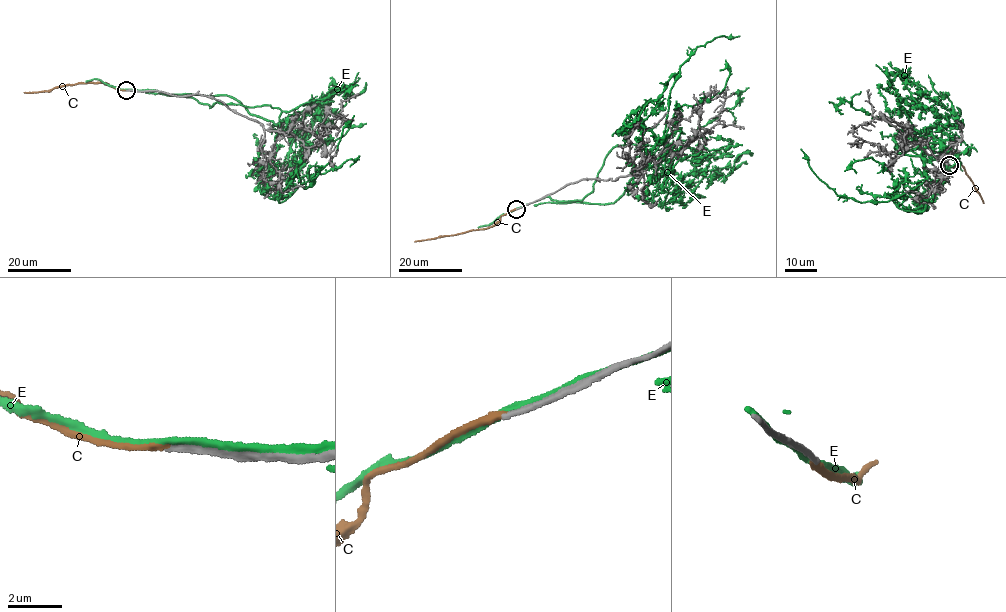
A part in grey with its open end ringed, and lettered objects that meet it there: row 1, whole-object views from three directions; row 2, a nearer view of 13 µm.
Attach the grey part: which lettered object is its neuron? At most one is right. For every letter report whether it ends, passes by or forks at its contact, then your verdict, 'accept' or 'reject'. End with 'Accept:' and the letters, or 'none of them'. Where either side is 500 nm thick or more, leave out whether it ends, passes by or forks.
C: it ends there; accept
E: it passes by; reject
Accept: C

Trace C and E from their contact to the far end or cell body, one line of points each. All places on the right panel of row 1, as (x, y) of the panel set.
C: (948, 165), (953, 167), (962, 166), (984, 202)
E: (946, 162), (940, 121), (896, 151), (919, 156), (927, 179), (861, 202), (837, 195), (801, 149)

